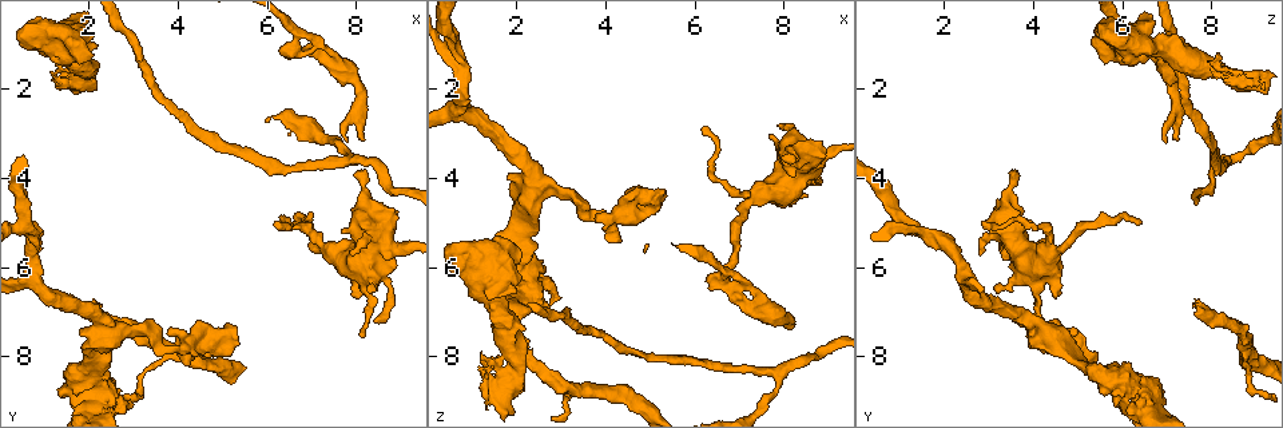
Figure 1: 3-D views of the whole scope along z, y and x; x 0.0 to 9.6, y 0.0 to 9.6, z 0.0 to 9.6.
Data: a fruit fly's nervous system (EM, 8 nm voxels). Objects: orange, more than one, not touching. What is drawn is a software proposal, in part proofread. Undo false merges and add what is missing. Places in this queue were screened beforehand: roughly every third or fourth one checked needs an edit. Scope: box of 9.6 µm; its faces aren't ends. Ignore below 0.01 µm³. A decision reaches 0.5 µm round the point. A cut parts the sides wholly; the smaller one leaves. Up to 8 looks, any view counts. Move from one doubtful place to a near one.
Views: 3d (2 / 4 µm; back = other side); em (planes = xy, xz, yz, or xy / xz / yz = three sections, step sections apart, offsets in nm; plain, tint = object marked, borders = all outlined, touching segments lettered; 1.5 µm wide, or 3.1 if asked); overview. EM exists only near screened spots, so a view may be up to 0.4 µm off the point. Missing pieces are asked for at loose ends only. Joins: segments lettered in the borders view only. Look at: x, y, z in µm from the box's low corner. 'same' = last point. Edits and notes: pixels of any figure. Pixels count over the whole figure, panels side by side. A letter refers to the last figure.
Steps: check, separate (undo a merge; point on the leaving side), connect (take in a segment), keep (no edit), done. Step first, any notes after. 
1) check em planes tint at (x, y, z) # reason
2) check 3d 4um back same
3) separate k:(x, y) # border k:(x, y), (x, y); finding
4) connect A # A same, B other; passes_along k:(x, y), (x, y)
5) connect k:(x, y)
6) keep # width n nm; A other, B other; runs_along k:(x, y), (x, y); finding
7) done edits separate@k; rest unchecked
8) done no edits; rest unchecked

check em planes tint at (8.20, 3.15, 7.20) # an open end

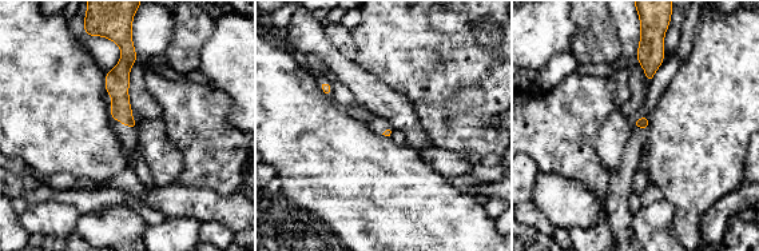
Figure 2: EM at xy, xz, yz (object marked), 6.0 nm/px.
check em planes borders same

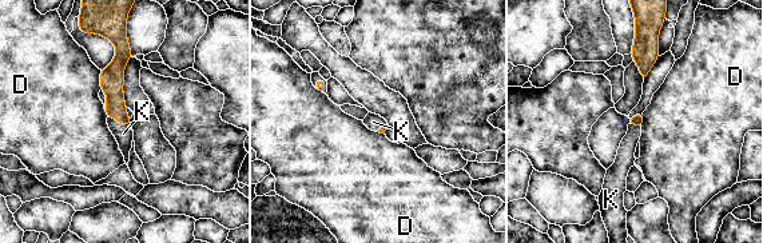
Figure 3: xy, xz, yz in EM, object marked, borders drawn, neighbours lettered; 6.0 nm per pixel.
connect K # D other, K same; the cell continues

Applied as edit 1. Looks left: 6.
check 3d 2um at (6.35, 5.10, 3.90) # sharp bend

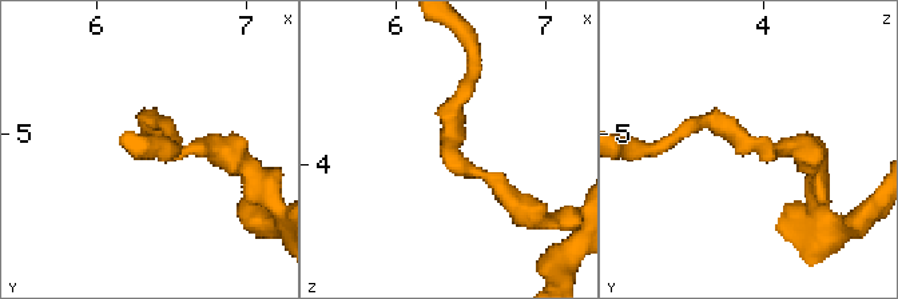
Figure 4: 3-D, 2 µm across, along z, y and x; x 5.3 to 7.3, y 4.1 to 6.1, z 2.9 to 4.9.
check em planes borders at (6.36, 5.06, 3.90)

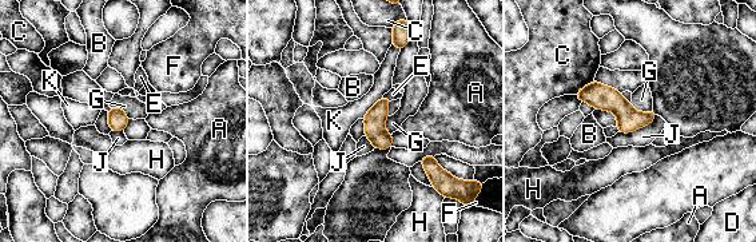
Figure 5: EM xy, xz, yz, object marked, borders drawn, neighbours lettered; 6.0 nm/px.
keep # width 120 nm; A other, B other, C other, D other, E other, F other, G other, H other, J other, K other; one cell here

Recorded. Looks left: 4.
check em xy step 4 tint at (7.50, 3.20, 9.15) # calibre changes

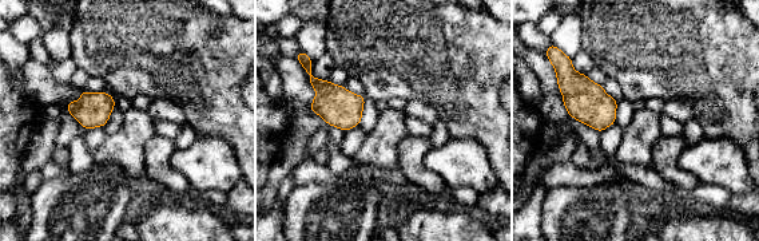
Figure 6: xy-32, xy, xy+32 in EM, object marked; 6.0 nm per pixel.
check em planes borders same

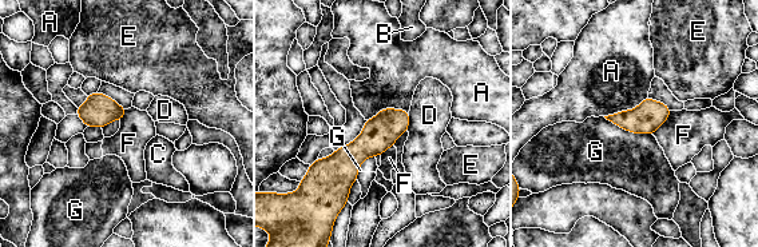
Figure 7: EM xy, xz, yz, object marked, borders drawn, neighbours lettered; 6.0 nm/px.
keep # width 180 nm; longest_contact G 320 nm; A other, B other, C other, D other, E other, F other, G other; all the same cell

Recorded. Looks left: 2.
check em planes borders at (2.25, 6.90, 7.65) # free end

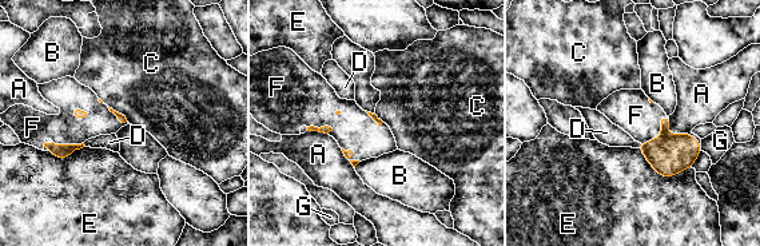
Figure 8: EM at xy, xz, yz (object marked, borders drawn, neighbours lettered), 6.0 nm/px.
connect F # A other, B other, C other, D other, E other, F same, G other; passes_along 8:(669, 154), (661, 134), (631, 110); the cell continues

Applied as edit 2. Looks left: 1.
done edits connect@3, connect@8; rest unchecked

